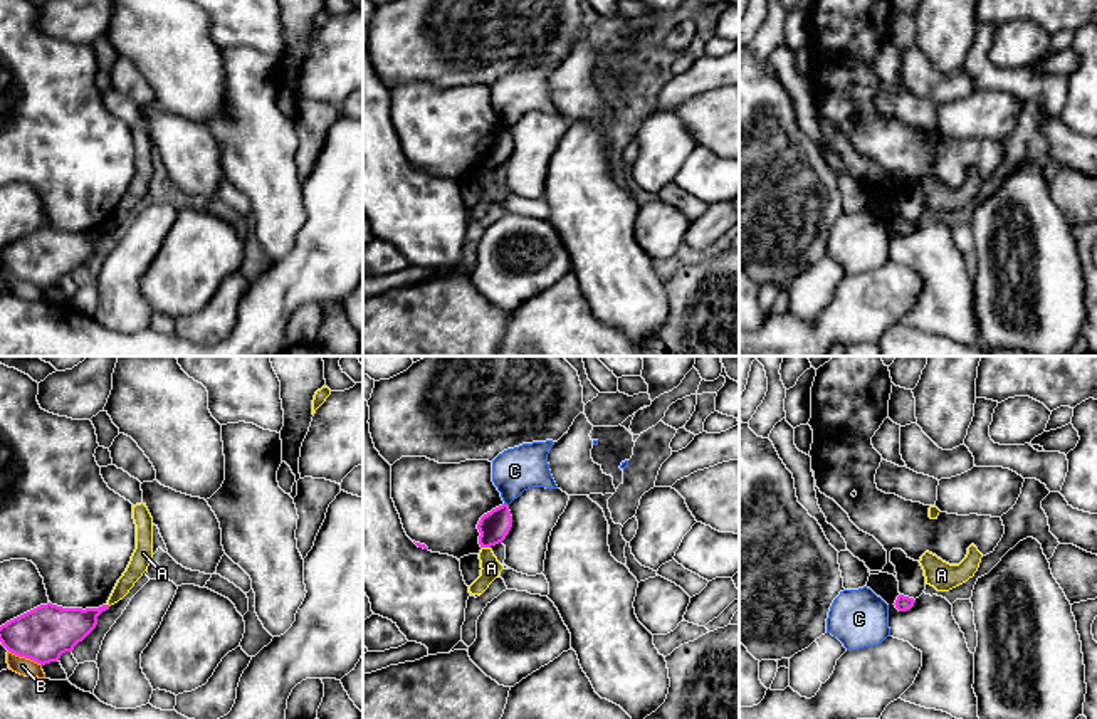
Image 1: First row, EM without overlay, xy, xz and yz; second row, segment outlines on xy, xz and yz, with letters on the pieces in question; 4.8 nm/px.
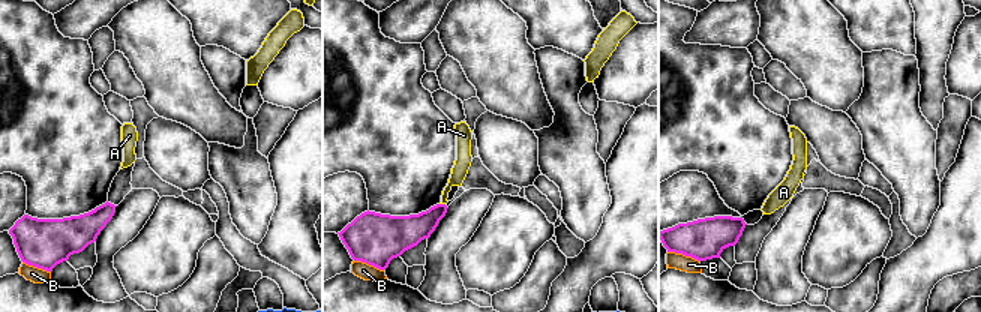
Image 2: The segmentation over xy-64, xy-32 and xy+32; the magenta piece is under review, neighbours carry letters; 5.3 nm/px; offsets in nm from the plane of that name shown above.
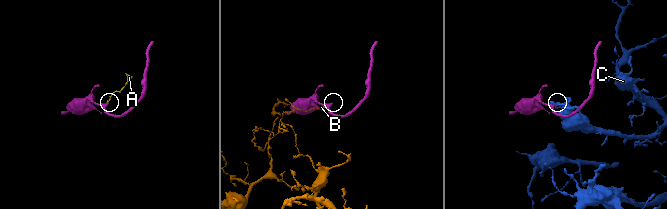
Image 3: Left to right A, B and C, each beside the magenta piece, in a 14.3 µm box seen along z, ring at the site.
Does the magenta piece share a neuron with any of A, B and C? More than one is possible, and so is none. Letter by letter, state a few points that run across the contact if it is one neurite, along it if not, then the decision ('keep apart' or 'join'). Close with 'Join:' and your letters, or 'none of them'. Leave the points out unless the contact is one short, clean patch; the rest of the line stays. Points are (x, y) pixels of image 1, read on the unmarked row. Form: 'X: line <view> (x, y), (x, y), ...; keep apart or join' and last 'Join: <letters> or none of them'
A: line xz (482, 170), (489, 172); keep apart
B: keep apart
C: keep apart
Join: none of them

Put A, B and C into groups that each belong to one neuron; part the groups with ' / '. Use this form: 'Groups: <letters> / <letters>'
Groups: A / B / C

